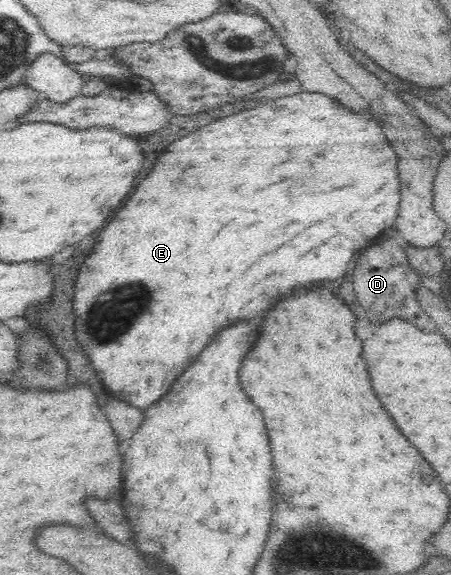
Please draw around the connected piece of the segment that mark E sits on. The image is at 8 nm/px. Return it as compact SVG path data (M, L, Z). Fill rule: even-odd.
M298 93L298 95L274 99L274 101L270 101L268 105L260 105L260 107L254 107L254 109L250 109L250 111L240 111L240 113L236 113L236 115L232 115L232 117L226 117L226 119L220 119L220 121L216 121L216 123L210 123L210 125L206 125L206 127L202 127L202 129L198 129L198 131L194 131L194 133L190 133L190 135L186 135L186 137L182 137L182 139L170 143L170 145L168 145L168 151L158 157L158 163L156 163L154 169L148 173L148 177L144 179L144 183L140 183L138 189L136 189L136 193L132 193L132 197L126 201L126 207L124 207L124 209L116 215L116 219L104 229L100 243L94 247L94 251L90 253L90 257L86 259L86 263L82 265L82 269L80 269L80 273L78 273L76 295L74 295L76 337L78 337L80 345L82 345L82 349L88 353L92 365L96 367L96 373L98 373L98 369L100 369L100 379L104 381L104 383L102 383L104 389L108 389L114 397L120 397L120 399L128 401L128 403L134 405L134 407L148 409L154 401L158 401L162 395L168 393L168 389L174 385L174 379L176 379L190 363L196 361L196 357L200 355L200 351L210 343L210 339L212 339L222 327L226 327L226 325L232 323L232 321L238 321L238 319L252 319L252 317L264 313L270 305L278 303L282 297L288 297L290 291L293 292L296 285L300 285L301 289L305 289L307 287L304 287L304 285L308 285L308 283L312 283L312 281L320 281L320 279L340 279L340 277L344 275L344 271L348 269L350 259L352 259L360 249L364 249L372 239L376 239L378 235L382 235L384 231L388 231L388 229L392 229L392 227L396 225L398 207L400 207L400 177L398 177L398 159L396 159L396 153L394 153L394 149L390 147L390 143L386 141L386 135L384 135L382 127L380 127L380 125L376 123L376 119L372 119L372 115L366 113L366 111L354 113L354 111L346 109L342 103L336 103L334 99L330 99L328 95L322 95L322 93Z

